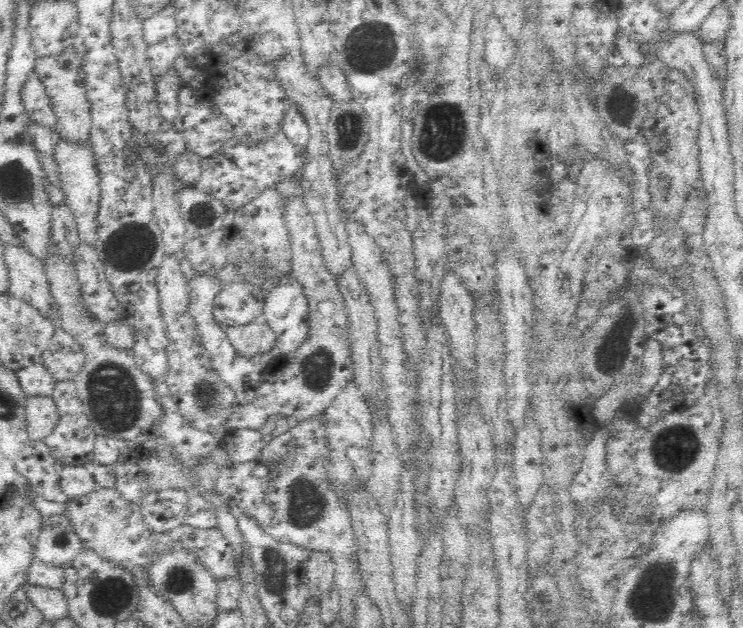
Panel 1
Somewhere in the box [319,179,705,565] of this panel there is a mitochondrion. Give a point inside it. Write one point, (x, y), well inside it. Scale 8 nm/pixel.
(675, 450)

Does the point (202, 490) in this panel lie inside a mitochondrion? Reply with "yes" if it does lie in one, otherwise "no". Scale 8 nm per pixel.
no

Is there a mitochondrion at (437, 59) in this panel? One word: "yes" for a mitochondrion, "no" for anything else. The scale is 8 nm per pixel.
no

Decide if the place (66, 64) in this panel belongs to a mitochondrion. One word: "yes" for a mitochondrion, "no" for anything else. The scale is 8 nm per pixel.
no

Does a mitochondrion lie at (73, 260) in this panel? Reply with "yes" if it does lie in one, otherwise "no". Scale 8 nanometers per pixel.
no

